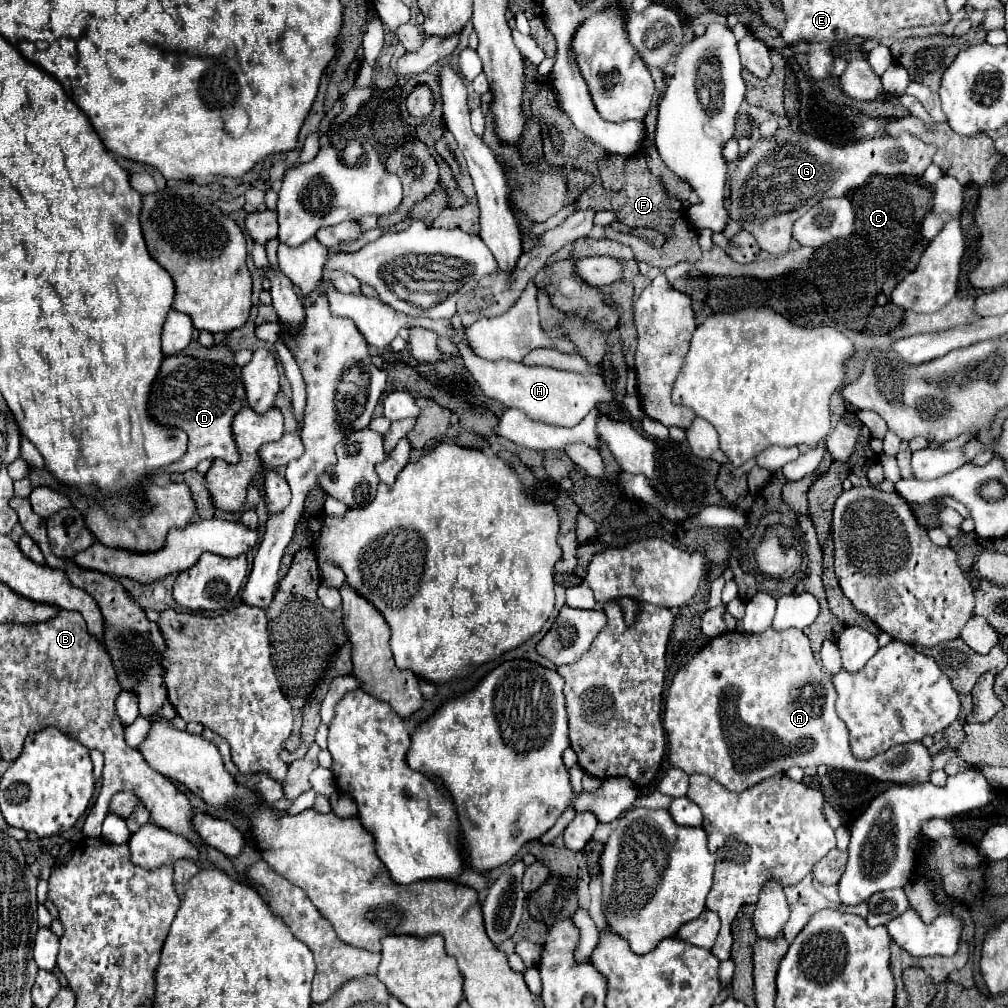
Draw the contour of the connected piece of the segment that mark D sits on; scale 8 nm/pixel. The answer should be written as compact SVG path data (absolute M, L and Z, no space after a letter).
M169 356L163 360L161 372L153 384L153 394L149 402L151 416L157 418L165 426L177 426L189 434L189 448L187 456L181 458L181 462L175 462L173 466L167 466L159 472L155 472L151 478L163 474L163 472L187 472L195 468L201 460L225 460L229 464L239 462L237 444L233 438L231 422L233 416L243 408L245 402L245 386L241 382L239 370L215 362L215 360L199 360L193 356Z

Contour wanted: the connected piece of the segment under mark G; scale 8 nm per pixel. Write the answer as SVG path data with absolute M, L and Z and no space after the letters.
M779 128L771 140L743 138L739 152L739 166L731 174L731 218L755 236L761 250L785 254L791 244L793 222L815 206L815 202L829 196L843 196L849 190L863 186L873 174L921 176L931 164L935 146L929 146L911 134L901 134L839 148L819 138Z

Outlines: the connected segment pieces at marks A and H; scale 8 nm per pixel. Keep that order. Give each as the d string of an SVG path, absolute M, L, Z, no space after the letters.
M765 630L761 634L725 632L709 640L677 674L665 698L663 726L669 740L669 762L685 774L707 774L733 792L747 790L757 782L787 772L793 766L829 766L857 772L881 782L909 784L927 782L933 766L931 752L921 742L901 744L869 760L853 758L847 740L847 726L835 712L835 688L831 678L817 666L809 638L797 630Z
M453 338L453 342L461 350L461 358L465 360L467 370L471 372L473 380L481 388L481 392L507 406L525 412L529 418L551 424L551 426L565 426L571 428L579 424L589 410L601 402L615 402L613 392L607 390L605 382L595 376L595 374L577 374L577 372L565 372L565 370L555 370L555 368L545 368L545 366L525 366L519 362L511 360L483 360L475 354L471 354L459 338Z

